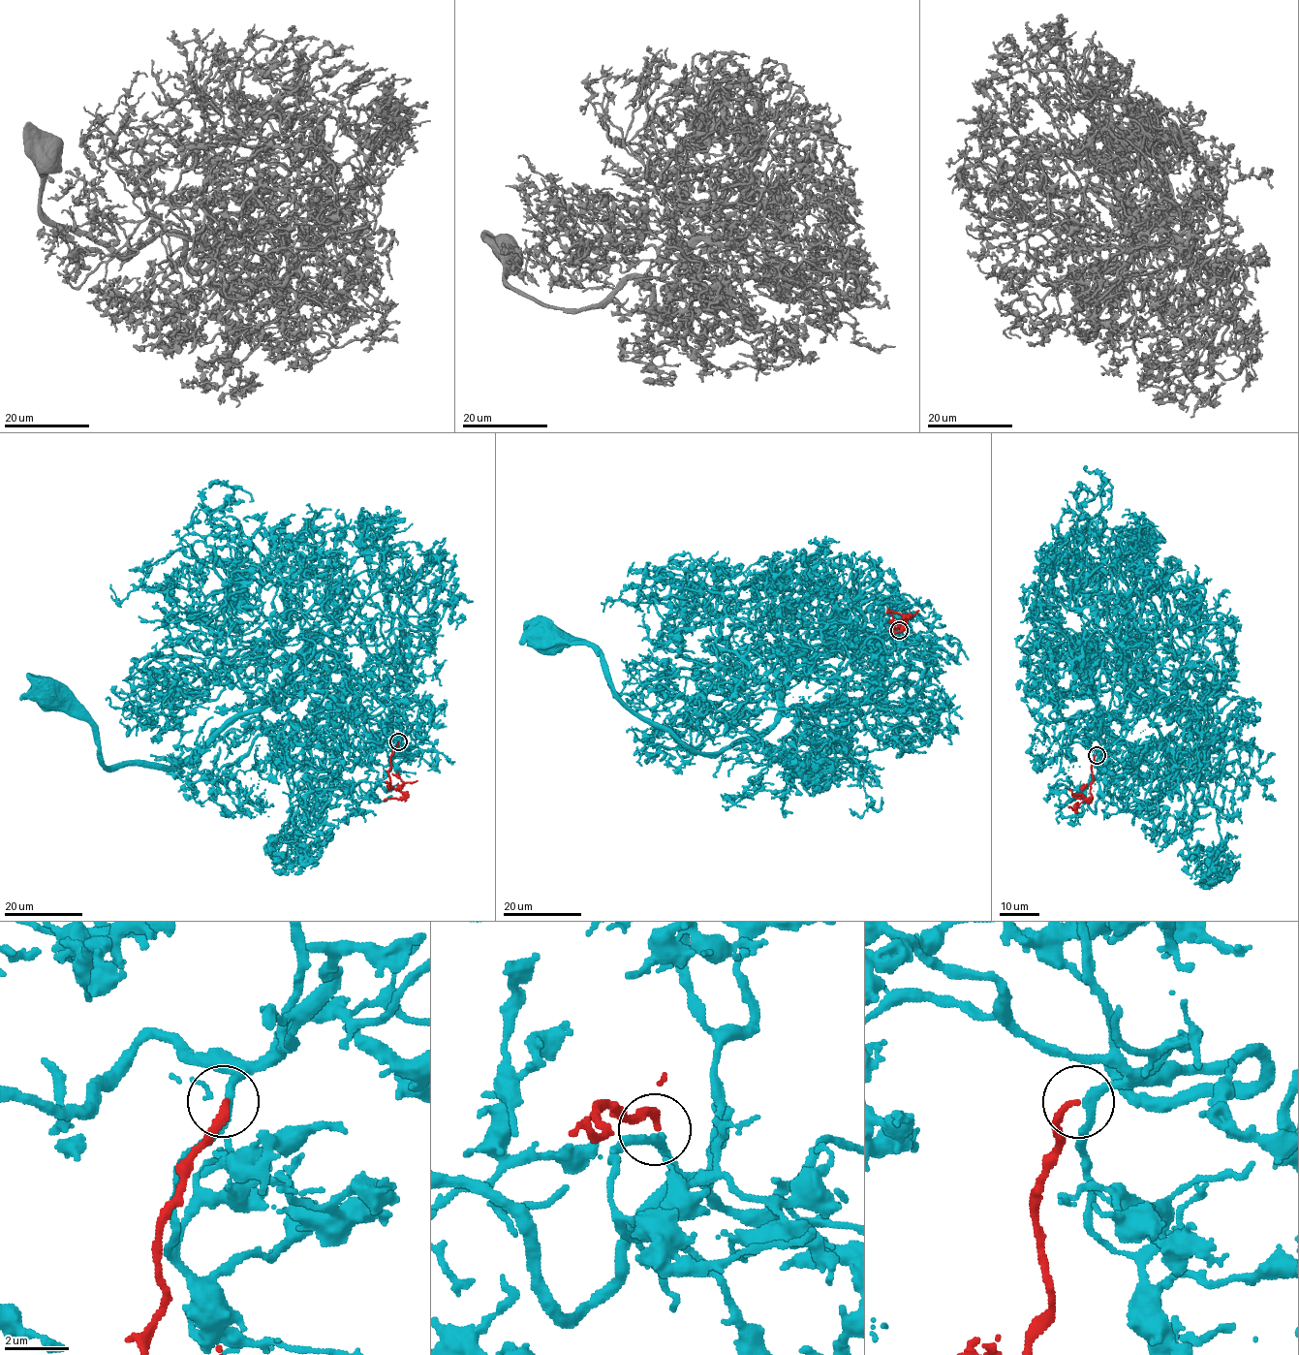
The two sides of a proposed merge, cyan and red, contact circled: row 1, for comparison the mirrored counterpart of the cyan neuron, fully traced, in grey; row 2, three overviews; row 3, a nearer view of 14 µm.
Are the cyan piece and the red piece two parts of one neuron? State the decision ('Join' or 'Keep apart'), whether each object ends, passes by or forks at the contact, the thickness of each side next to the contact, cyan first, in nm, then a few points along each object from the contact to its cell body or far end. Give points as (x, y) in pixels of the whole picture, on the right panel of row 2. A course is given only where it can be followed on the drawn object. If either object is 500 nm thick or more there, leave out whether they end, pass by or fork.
Join. At the ring cyan passes by. At the ring red ends. Thickness 280 nm (cyan) against 240 nm. Course of cyan: (1097, 755), (1117, 754), (1101, 751), (1145, 707), (1137, 685), (1204, 741), (1192, 761), (1120, 740), (1085, 658). Course of red: (1096, 755), (1091, 769), (1092, 798), (1089, 803), (1085, 800), (1077, 807), (1069, 807)

